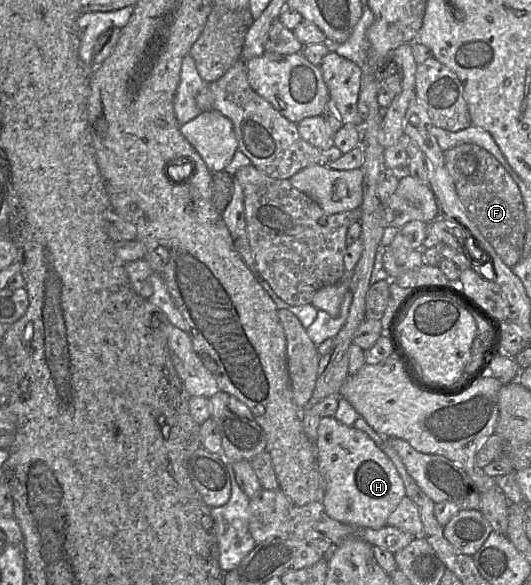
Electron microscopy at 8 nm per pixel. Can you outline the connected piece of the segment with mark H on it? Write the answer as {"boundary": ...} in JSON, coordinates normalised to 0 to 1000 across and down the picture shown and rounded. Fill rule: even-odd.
{"boundary":[[[606,713],[597,738],[591,759],[612,836],[605,860],[616,880],[633,891],[672,903],[716,904],[731,897],[734,879],[765,848],[759,821],[738,788],[689,740],[640,723],[631,713]]]}

